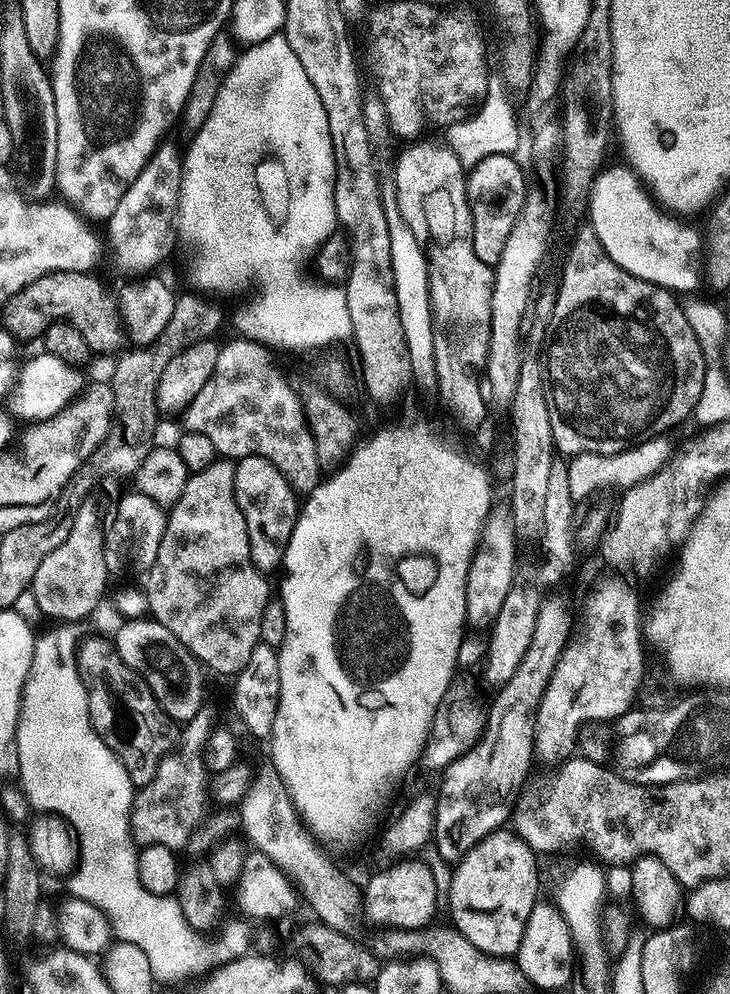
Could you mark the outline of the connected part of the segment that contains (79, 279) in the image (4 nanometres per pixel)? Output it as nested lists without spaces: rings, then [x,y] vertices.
[[[56,272],[50,276],[43,276],[35,280],[29,287],[17,294],[5,308],[2,309],[4,316],[3,327],[16,337],[17,341],[32,340],[43,337],[44,331],[47,330],[53,320],[68,320],[78,330],[78,334],[82,334],[82,338],[86,338],[89,353],[96,354],[101,352],[102,355],[108,356],[111,352],[119,353],[124,342],[126,344],[126,334],[124,331],[123,321],[120,316],[120,305],[117,297],[112,296],[104,289],[102,281],[92,272]]]

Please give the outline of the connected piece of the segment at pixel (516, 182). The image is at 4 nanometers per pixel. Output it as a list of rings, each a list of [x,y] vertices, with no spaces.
[[[512,154],[482,158],[482,162],[475,164],[466,176],[474,230],[474,254],[478,254],[478,258],[482,258],[482,262],[489,266],[495,266],[502,258],[502,248],[506,246],[506,240],[515,230],[524,210],[524,172],[516,158]]]

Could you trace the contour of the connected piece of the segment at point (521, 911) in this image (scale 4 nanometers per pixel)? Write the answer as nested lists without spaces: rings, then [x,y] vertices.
[[[497,830],[478,842],[455,865],[448,884],[451,927],[491,956],[515,957],[526,930],[526,918],[538,903],[537,853],[515,831]]]

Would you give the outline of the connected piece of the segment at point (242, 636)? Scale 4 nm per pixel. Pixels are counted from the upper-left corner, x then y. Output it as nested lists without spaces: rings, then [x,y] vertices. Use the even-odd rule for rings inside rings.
[[[217,458],[204,470],[189,475],[182,498],[167,509],[168,525],[162,534],[162,546],[158,546],[158,558],[154,558],[154,566],[142,584],[151,619],[166,626],[205,669],[213,668],[228,678],[246,666],[254,646],[261,643],[262,610],[266,610],[270,599],[269,577],[258,571],[250,558],[246,518],[242,518],[242,510],[238,510],[234,490],[235,473],[236,465],[231,459]]]

